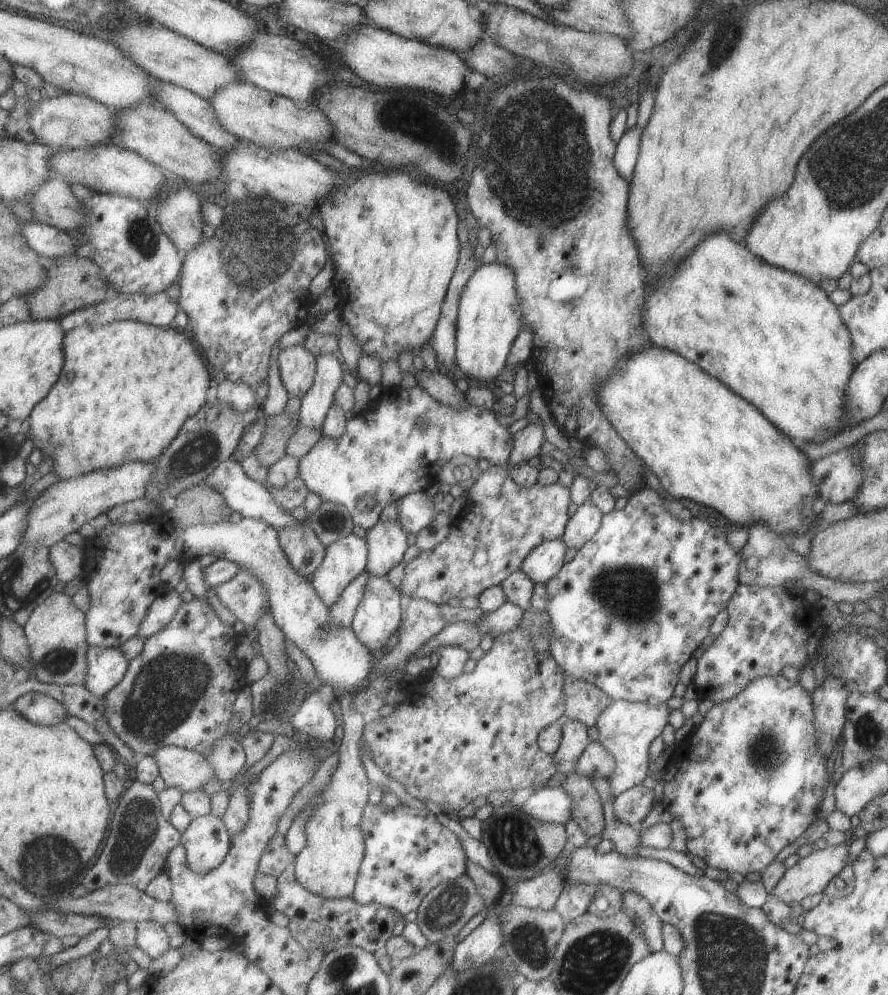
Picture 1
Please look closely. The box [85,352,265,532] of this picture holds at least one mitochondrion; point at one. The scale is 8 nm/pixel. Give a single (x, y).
(199, 451)

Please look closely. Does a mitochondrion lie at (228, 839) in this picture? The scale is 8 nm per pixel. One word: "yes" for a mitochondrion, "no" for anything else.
no

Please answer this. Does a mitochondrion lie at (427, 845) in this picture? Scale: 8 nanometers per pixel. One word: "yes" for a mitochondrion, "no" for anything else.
no

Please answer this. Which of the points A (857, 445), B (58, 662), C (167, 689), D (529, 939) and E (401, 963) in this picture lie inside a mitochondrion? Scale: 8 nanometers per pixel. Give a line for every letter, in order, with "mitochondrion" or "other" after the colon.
A: other
B: mitochondrion
C: mitochondrion
D: mitochondrion
E: other

